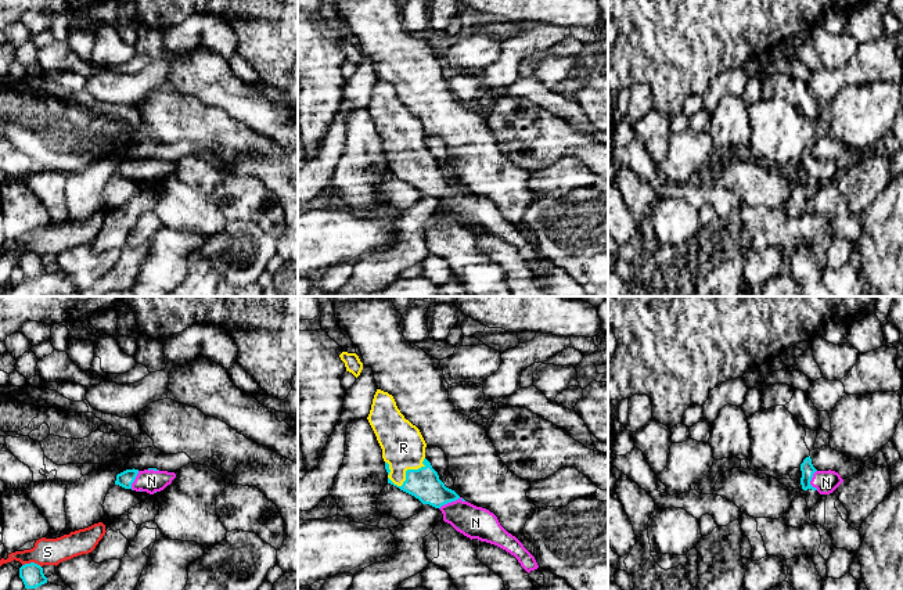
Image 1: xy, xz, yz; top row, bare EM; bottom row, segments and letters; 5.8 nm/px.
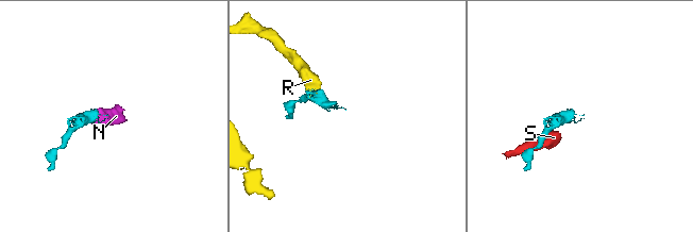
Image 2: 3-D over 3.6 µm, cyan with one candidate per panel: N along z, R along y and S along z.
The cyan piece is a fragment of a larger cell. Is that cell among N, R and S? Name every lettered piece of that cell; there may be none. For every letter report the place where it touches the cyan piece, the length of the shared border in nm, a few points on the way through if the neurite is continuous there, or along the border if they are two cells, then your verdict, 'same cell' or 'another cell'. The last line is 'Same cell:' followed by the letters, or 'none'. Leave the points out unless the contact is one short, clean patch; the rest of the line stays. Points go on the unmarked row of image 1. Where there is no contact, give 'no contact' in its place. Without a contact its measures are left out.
N: contact xz (452, 190); length 160 nm; way xz (424, 173), (438, 186), (452, 190), (475, 212); same cell
R: contact xz (406, 162); length 240 nm; way xz (424, 173), (406, 162), (403, 137); same cell
S: contact xy (32, 252); length 110 nm; border xy (22, 254), (36, 252), (40, 256); another cell
Same cell: N, R

